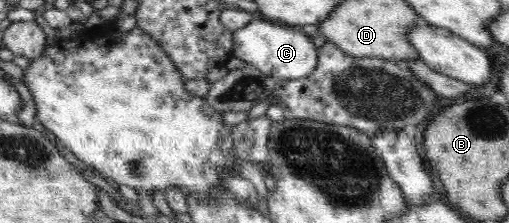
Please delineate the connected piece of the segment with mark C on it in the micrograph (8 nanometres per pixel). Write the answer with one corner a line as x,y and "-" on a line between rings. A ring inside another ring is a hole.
254,20
244,28
233,31
232,44
233,57
256,66
257,70
266,76
271,76
275,82
280,79
308,77
313,74
312,72
318,65
318,50
312,37
300,30
292,30
288,26
272,24
266,20
262,20
262,22

